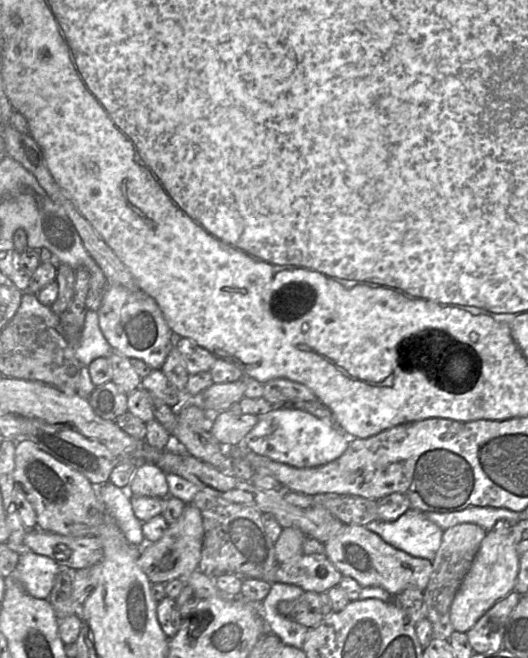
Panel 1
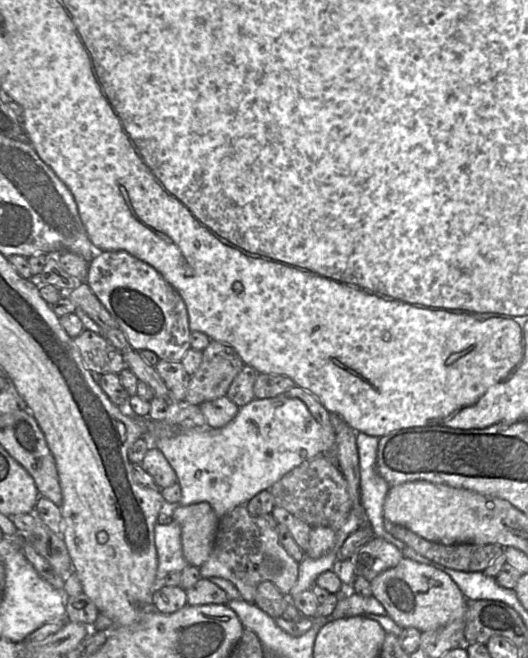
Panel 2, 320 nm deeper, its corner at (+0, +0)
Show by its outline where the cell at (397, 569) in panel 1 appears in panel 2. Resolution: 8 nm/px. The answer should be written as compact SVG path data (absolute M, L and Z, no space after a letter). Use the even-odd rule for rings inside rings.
M404 557L397 566L371 580L370 585L372 596L402 629L412 627L425 632L436 630L460 617L466 621L467 599L448 574L432 566Z

